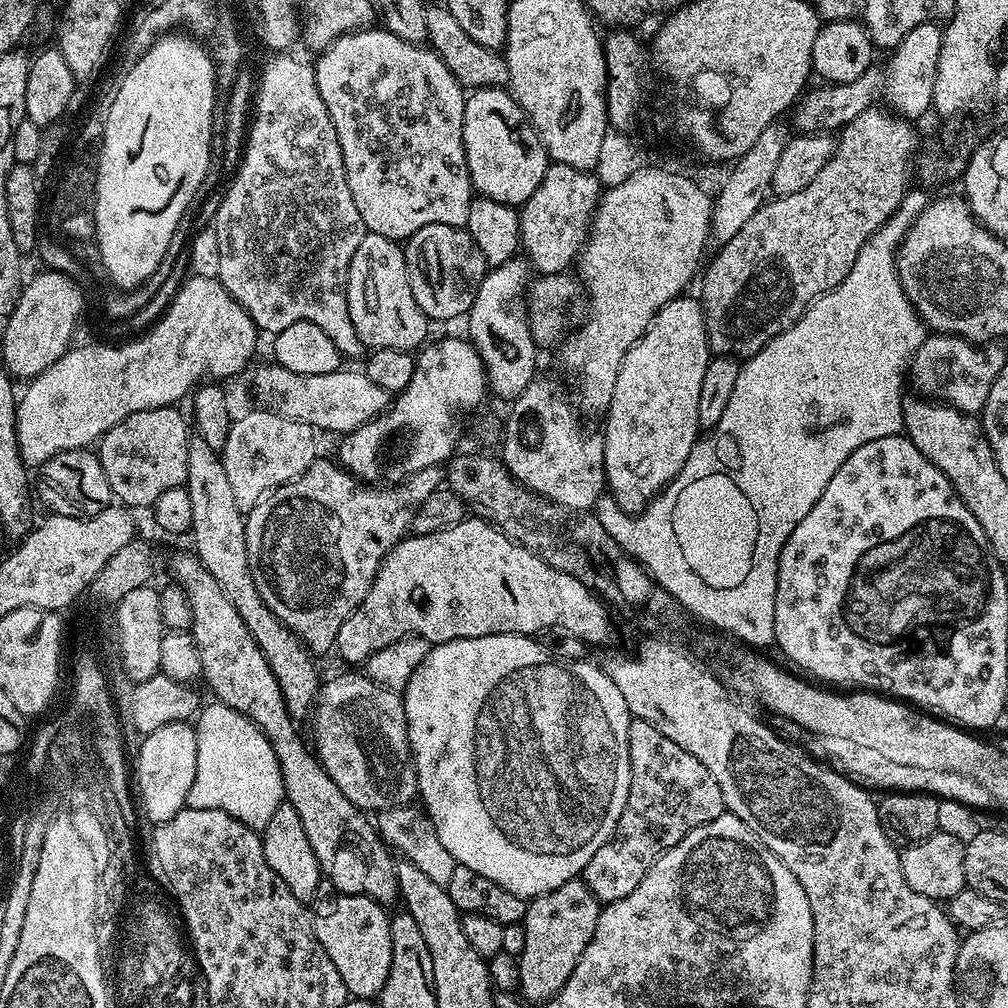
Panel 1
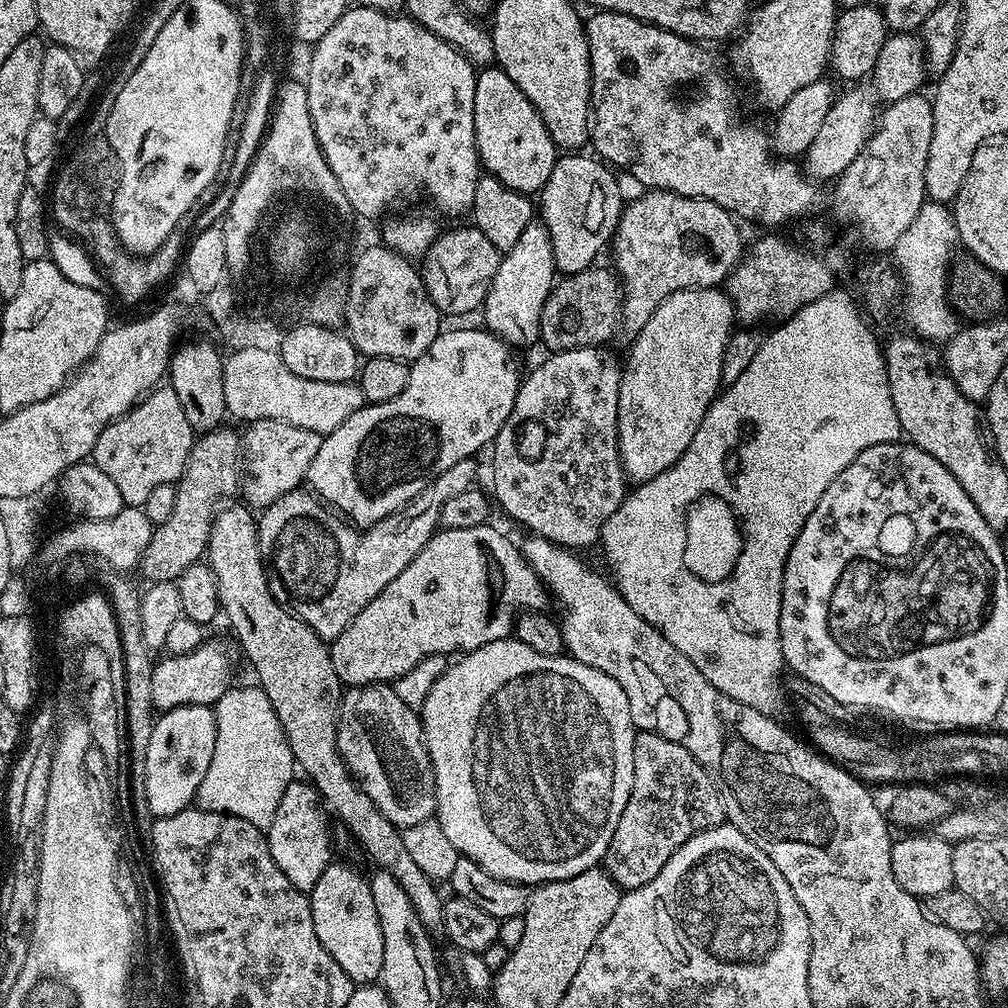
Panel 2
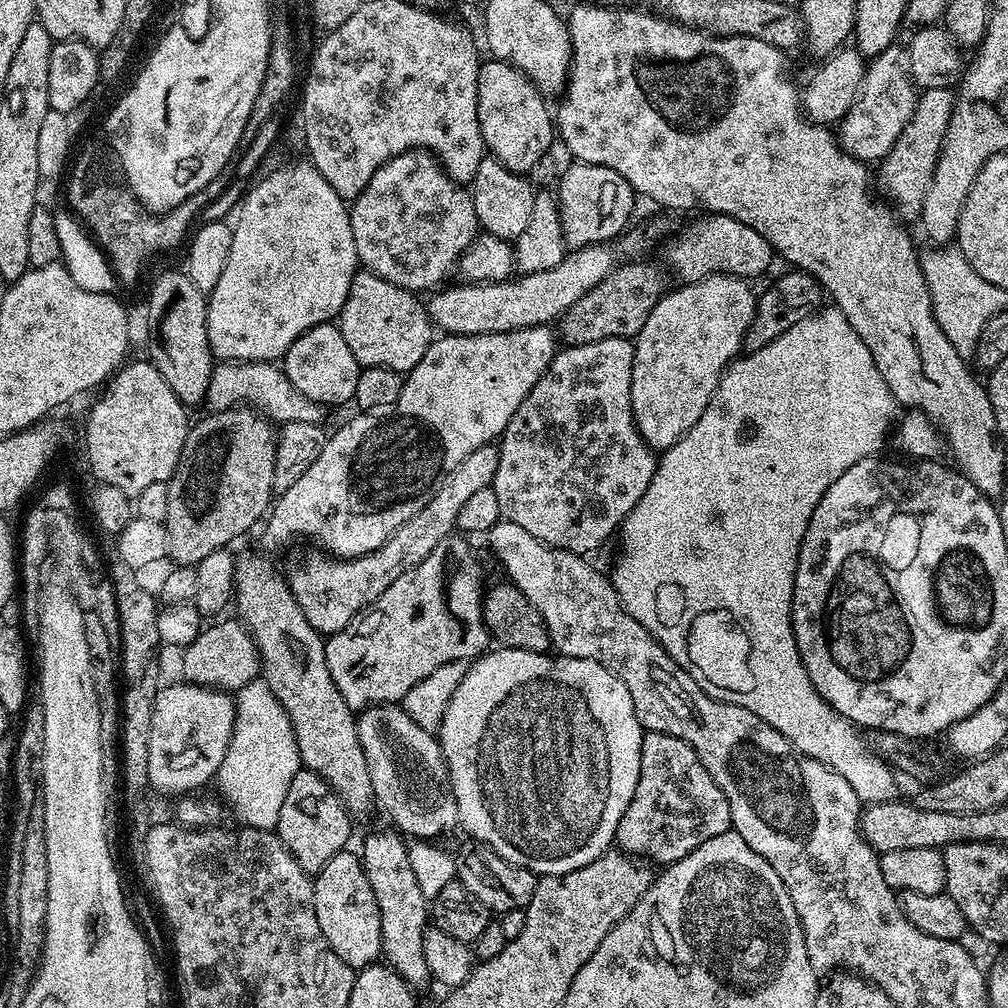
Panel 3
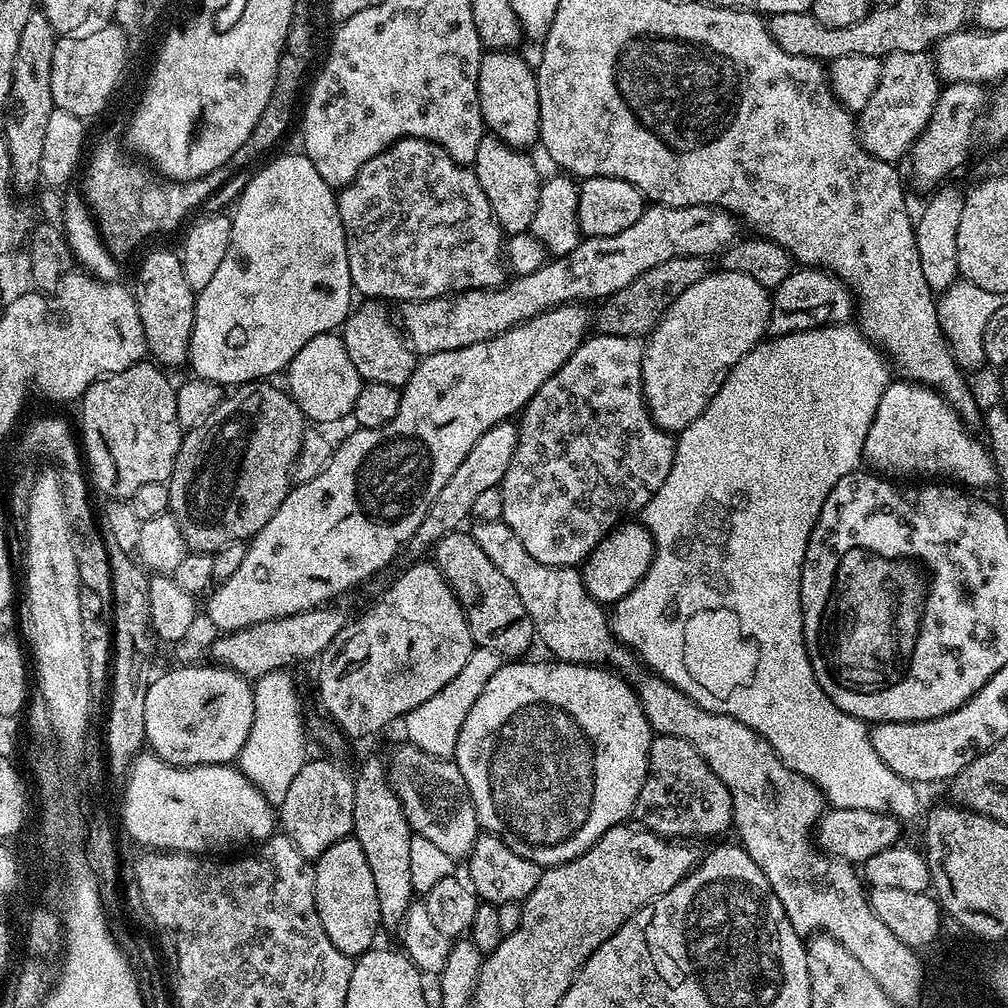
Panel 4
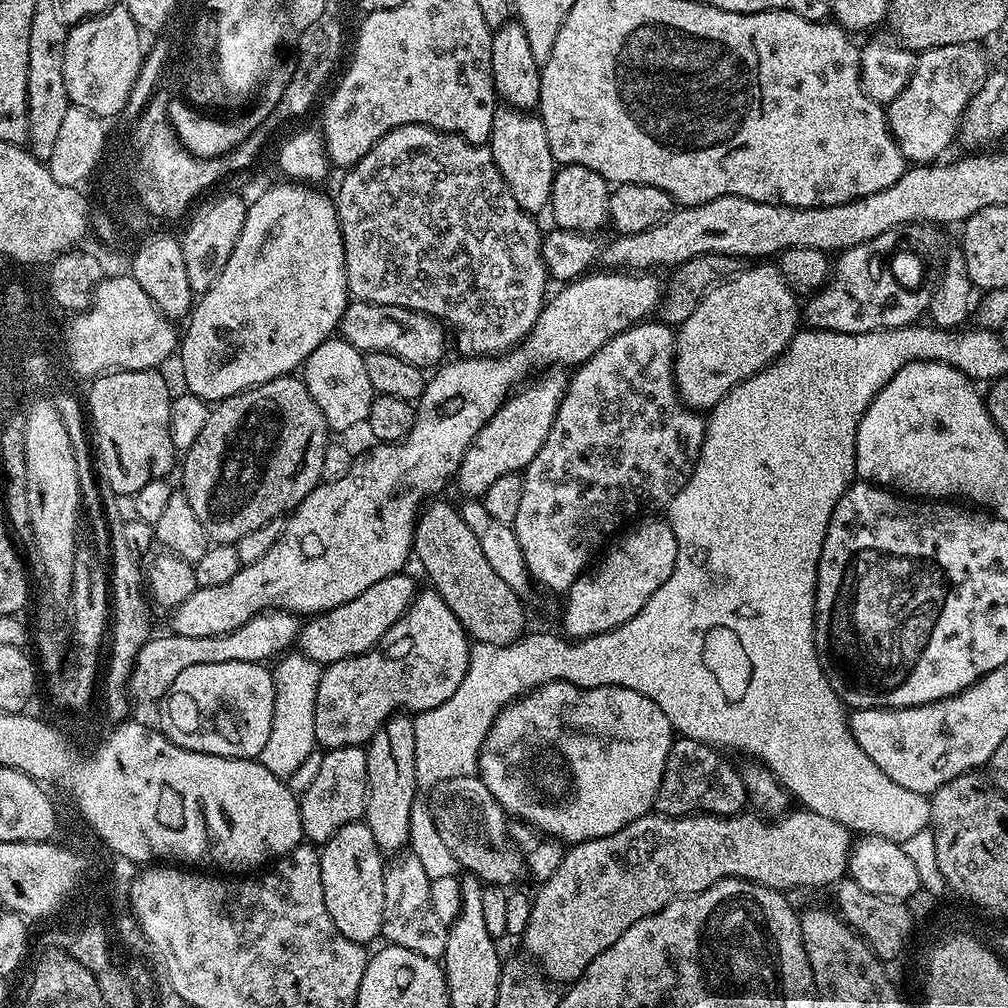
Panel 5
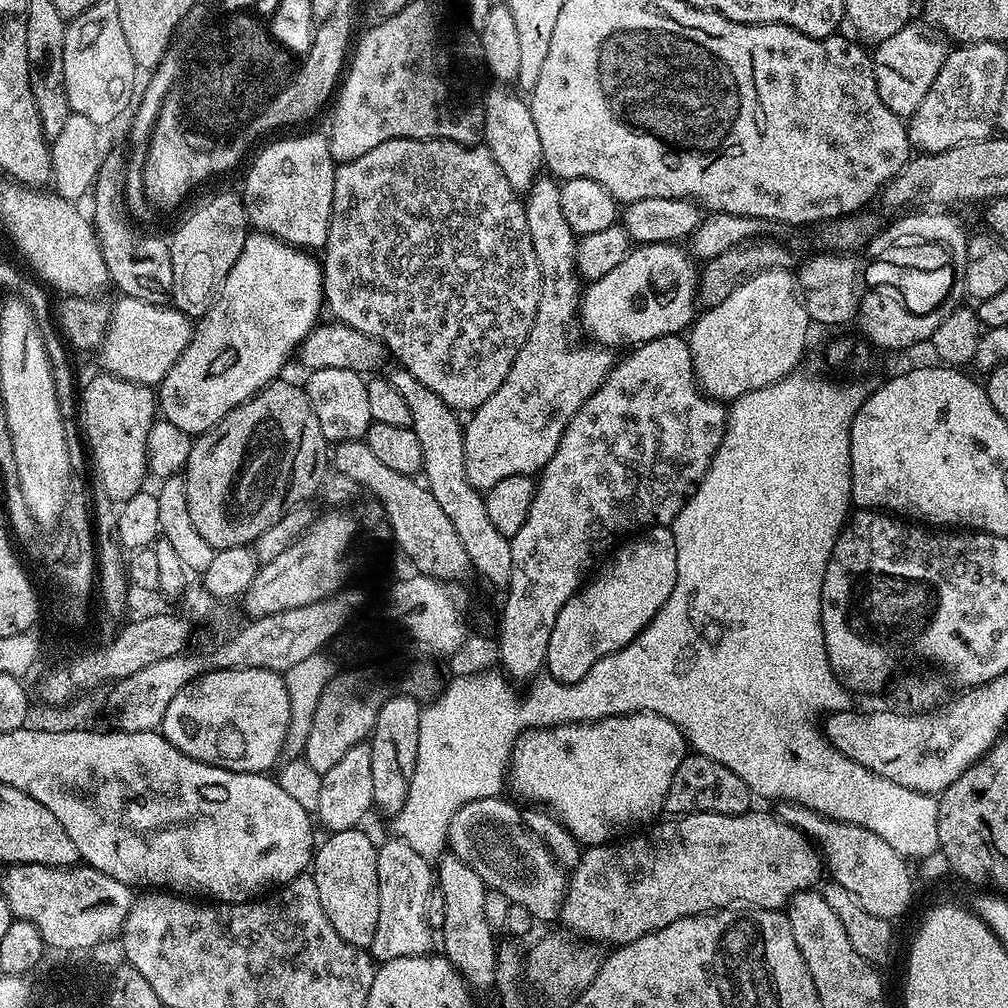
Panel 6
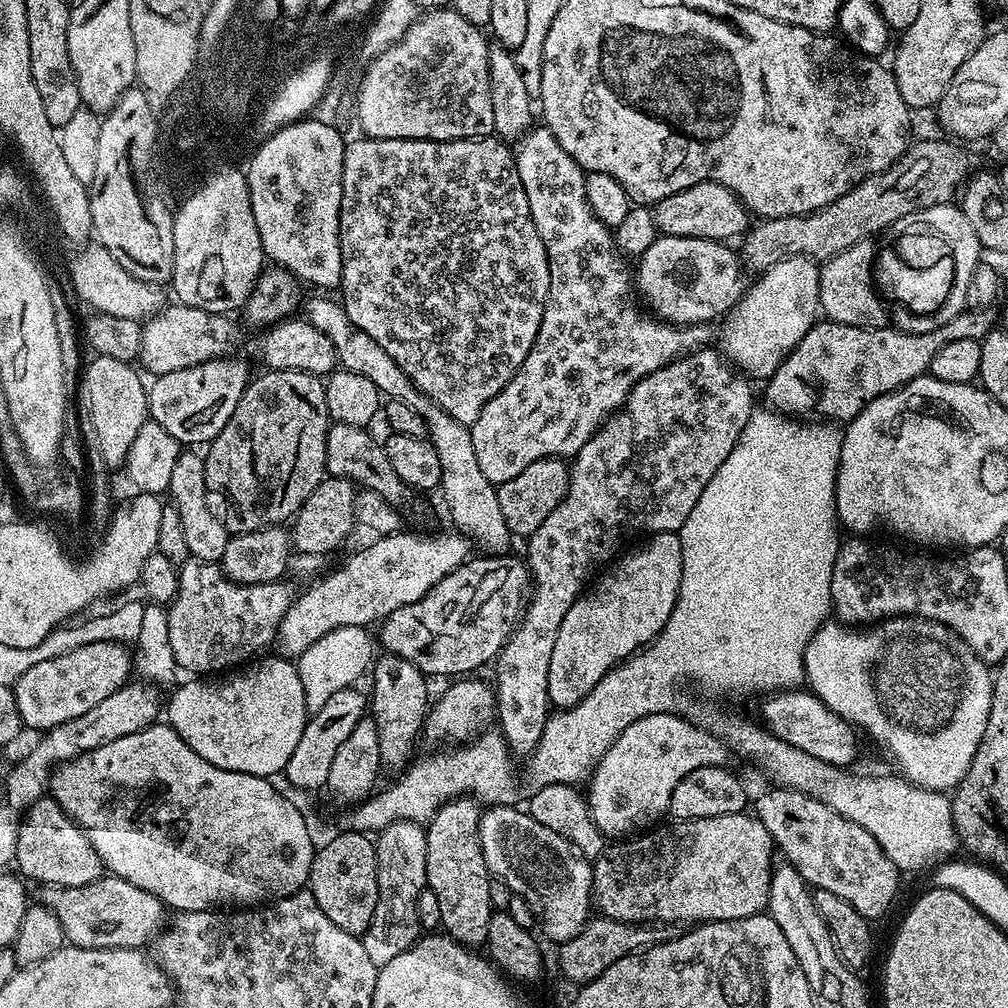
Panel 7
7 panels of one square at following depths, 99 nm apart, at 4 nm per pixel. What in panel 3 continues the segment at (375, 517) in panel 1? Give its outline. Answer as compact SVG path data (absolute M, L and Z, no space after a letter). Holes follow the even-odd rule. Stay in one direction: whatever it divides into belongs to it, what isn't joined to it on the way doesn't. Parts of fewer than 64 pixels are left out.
M495 443L478 446L474 454L462 458L454 470L436 492L426 502L426 506L414 518L407 520L392 537L378 550L365 556L355 556L352 560L341 560L323 550L312 550L300 556L286 572L288 589L294 594L302 614L321 634L331 634L342 630L354 617L359 616L362 609L370 606L380 597L382 590L394 582L406 570L418 566L422 558L434 550L434 546L449 539L456 528L456 519L462 506L477 490L489 487L494 478L494 470L498 468L499 447Z

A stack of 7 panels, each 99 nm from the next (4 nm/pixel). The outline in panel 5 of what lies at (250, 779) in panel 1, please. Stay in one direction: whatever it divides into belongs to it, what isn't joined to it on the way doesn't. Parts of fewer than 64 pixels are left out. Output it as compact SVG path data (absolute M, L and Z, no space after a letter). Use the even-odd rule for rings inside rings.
M298 650L289 651L280 662L274 668L274 722L270 726L270 738L266 738L266 746L261 750L258 760L276 776L289 778L307 762L308 755L318 748L314 734L314 706L322 668Z

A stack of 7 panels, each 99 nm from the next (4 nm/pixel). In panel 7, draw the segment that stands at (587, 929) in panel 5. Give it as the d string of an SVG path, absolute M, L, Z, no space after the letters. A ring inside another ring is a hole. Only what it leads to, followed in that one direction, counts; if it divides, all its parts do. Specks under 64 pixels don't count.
M739 812L667 823L661 823L643 834L609 843L594 861L592 899L599 915L627 924L673 926L680 923L684 924L680 926L695 926L709 920L759 916L767 909L774 867L774 845L770 830L766 830L755 815Z

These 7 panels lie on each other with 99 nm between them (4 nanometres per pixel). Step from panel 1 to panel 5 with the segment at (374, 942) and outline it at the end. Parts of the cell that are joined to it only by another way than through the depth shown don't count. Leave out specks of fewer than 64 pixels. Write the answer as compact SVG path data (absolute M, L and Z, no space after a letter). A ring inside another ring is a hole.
M363 822L347 824L322 845L319 854L328 919L334 922L334 926L338 926L343 936L350 938L350 942L371 945L371 940L375 936L379 937L384 931L384 873L386 871L386 860L378 842L374 842L374 834L370 834L367 824Z

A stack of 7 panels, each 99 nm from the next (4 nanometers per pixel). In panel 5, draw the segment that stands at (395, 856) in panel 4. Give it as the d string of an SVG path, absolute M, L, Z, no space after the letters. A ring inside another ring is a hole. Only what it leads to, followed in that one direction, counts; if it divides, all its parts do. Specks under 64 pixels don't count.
M397 714L390 717L372 735L366 745L368 753L368 805L364 808L363 823L367 824L374 842L378 842L381 853L396 854L400 847L408 844L410 814L412 805L417 803L416 759L414 758L413 717Z

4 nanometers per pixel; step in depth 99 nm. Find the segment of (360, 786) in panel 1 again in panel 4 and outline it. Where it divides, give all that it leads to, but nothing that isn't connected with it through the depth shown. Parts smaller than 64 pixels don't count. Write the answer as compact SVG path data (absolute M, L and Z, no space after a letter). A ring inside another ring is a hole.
M401 742L392 752L390 779L415 835L434 842L442 854L450 854L453 862L463 861L470 855L482 829L466 778L462 778L455 759L431 756L414 744Z

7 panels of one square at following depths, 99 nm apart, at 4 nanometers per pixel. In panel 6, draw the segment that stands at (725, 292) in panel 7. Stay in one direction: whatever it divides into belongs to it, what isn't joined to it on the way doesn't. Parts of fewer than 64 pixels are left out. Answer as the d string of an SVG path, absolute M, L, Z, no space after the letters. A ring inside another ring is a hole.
M676 242L637 243L618 266L595 277L582 292L579 317L583 327L594 332L601 343L614 346L635 346L661 335L683 333L698 315L696 302L702 276L697 261L680 247L684 246Z

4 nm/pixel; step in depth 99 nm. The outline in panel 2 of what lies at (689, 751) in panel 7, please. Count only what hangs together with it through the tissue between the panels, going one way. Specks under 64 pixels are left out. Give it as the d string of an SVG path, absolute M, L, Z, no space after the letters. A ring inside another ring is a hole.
M515 638L490 642L478 650L463 653L457 660L460 660L457 664L449 663L442 675L434 682L434 686L430 686L430 690L418 712L420 723L424 726L424 745L430 754L430 762L434 770L434 782L436 783L436 815L434 819L440 824L446 837L457 848L460 856L478 862L478 866L482 866L482 870L486 870L486 874L494 874L494 878L502 878L525 886L535 886L545 884L551 880L570 878L574 874L582 874L582 870L597 867L603 861L604 851L610 846L614 826L618 826L618 818L622 818L622 810L626 810L626 802L630 798L630 790L634 786L634 738L638 730L632 724L630 718L630 702L626 698L626 690L622 690L622 686L618 686L618 682L614 682L614 678L610 678L610 674L602 674L602 670L598 670L594 666L586 666L567 654L563 656L538 654L538 650L530 650L530 646L526 646Z

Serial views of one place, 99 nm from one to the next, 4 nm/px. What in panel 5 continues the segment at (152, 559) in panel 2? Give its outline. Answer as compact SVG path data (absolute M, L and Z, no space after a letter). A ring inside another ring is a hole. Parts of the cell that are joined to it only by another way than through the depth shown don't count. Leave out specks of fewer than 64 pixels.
M299 375L279 376L270 382L258 385L257 388L247 388L245 392L240 392L236 396L227 396L225 400L219 401L209 411L206 426L202 426L202 434L198 434L198 438L194 438L194 442L182 456L182 464L184 460L184 485L182 485L182 491L184 497L190 502L198 522L202 522L209 541L217 544L235 544L237 540L242 538L242 534L250 534L250 530L258 530L258 526L266 526L266 522L279 520L285 514L291 513L292 509L298 507L304 501L306 494L313 492L322 482L324 455L329 443L330 429L327 422L324 421L322 410L318 410L314 398L310 398L310 390L304 385L303 379Z

